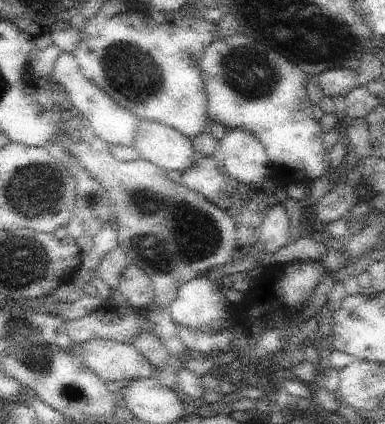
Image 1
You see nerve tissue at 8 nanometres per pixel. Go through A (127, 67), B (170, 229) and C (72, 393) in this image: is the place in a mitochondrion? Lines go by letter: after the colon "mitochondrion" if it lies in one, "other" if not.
A: mitochondrion
B: mitochondrion
C: other

